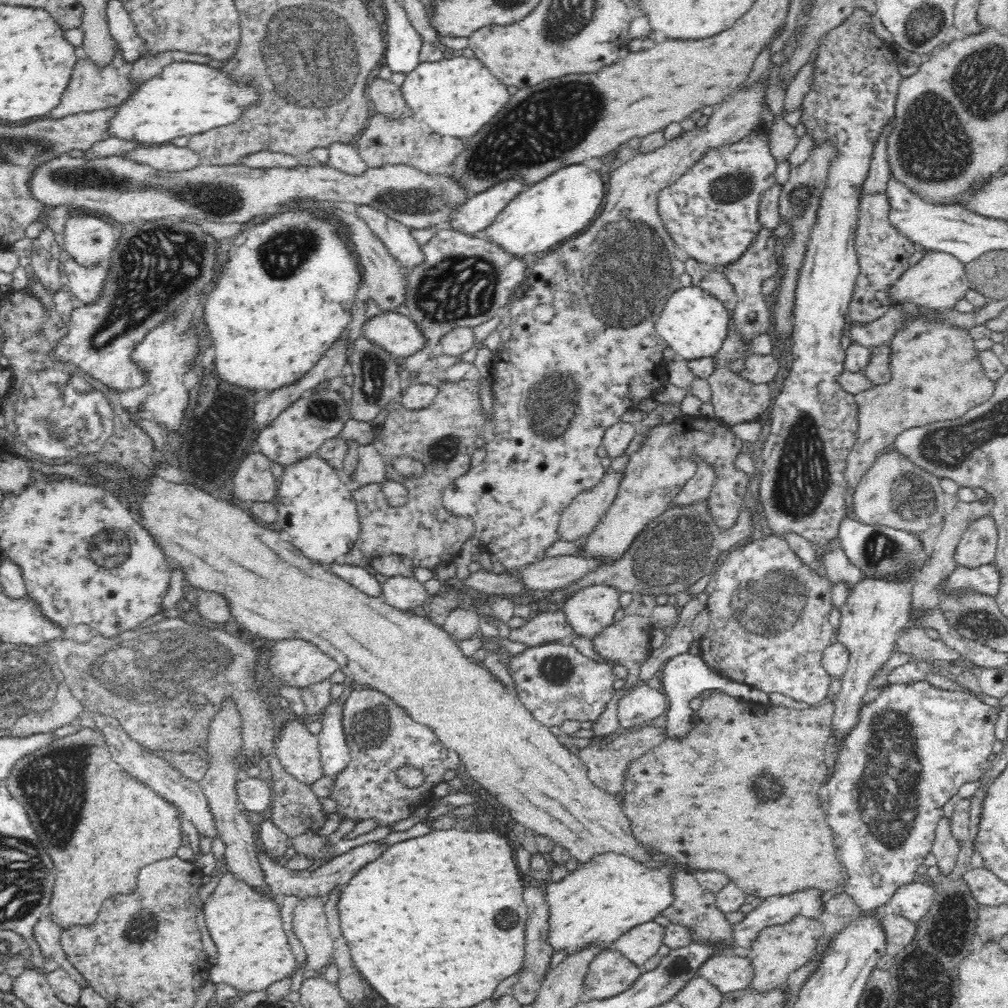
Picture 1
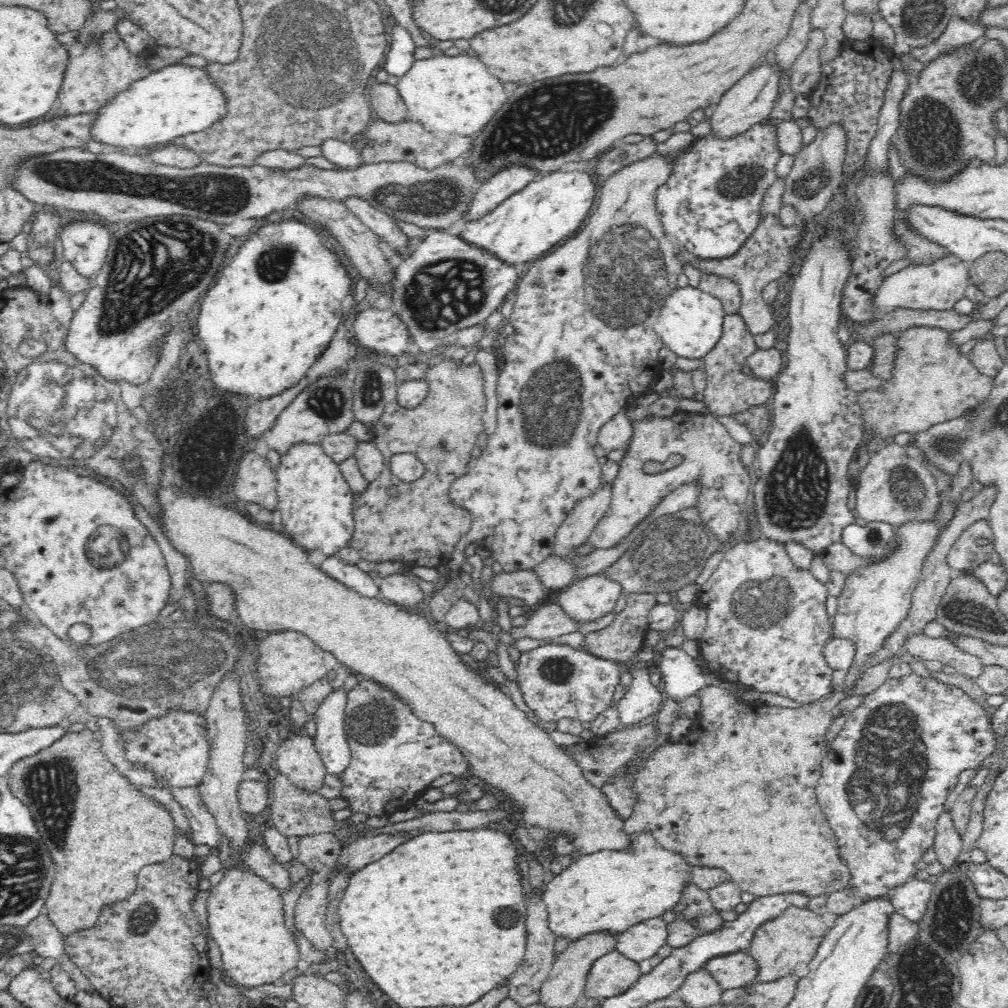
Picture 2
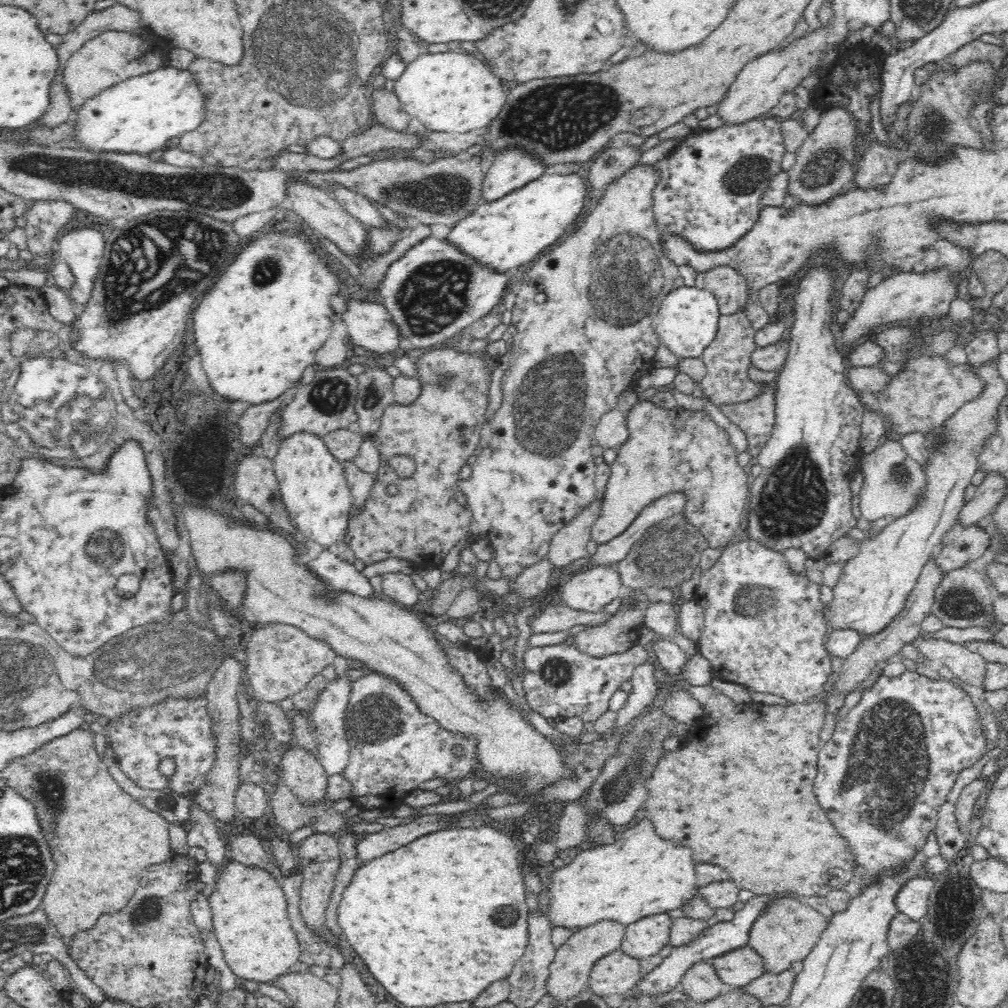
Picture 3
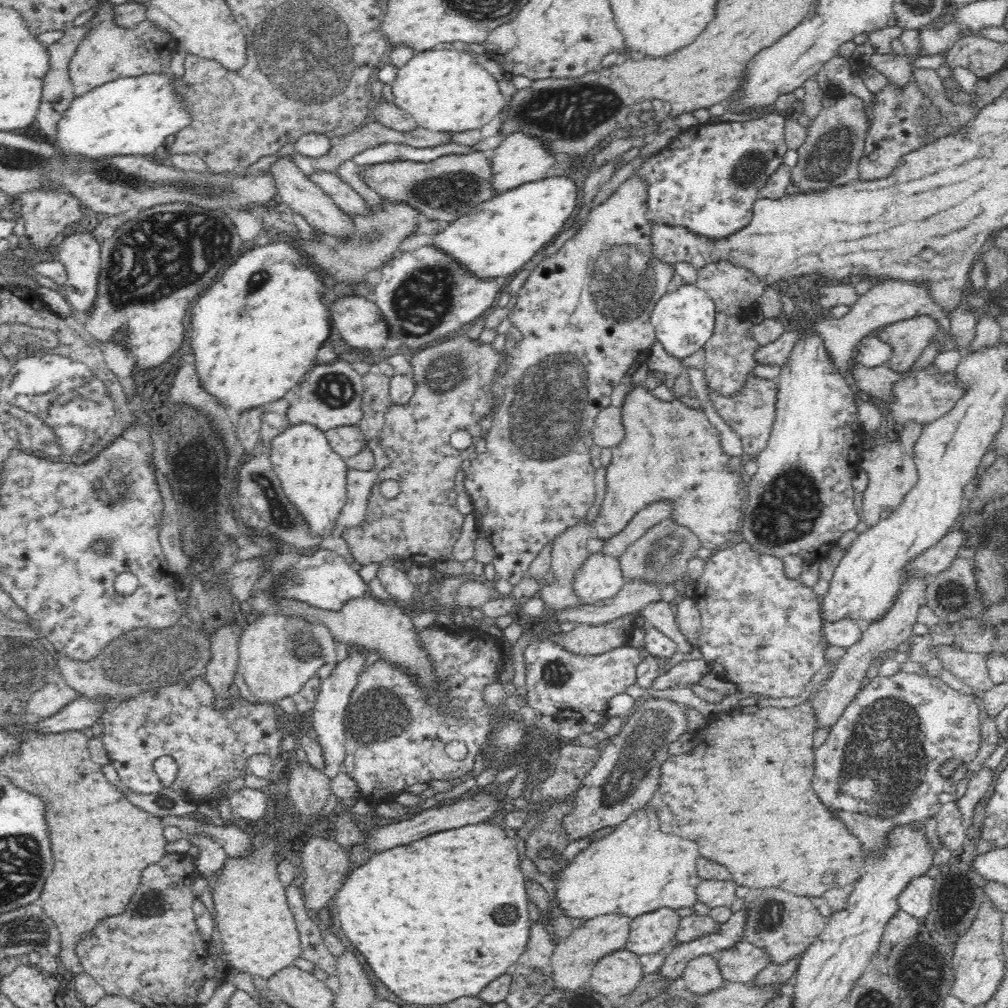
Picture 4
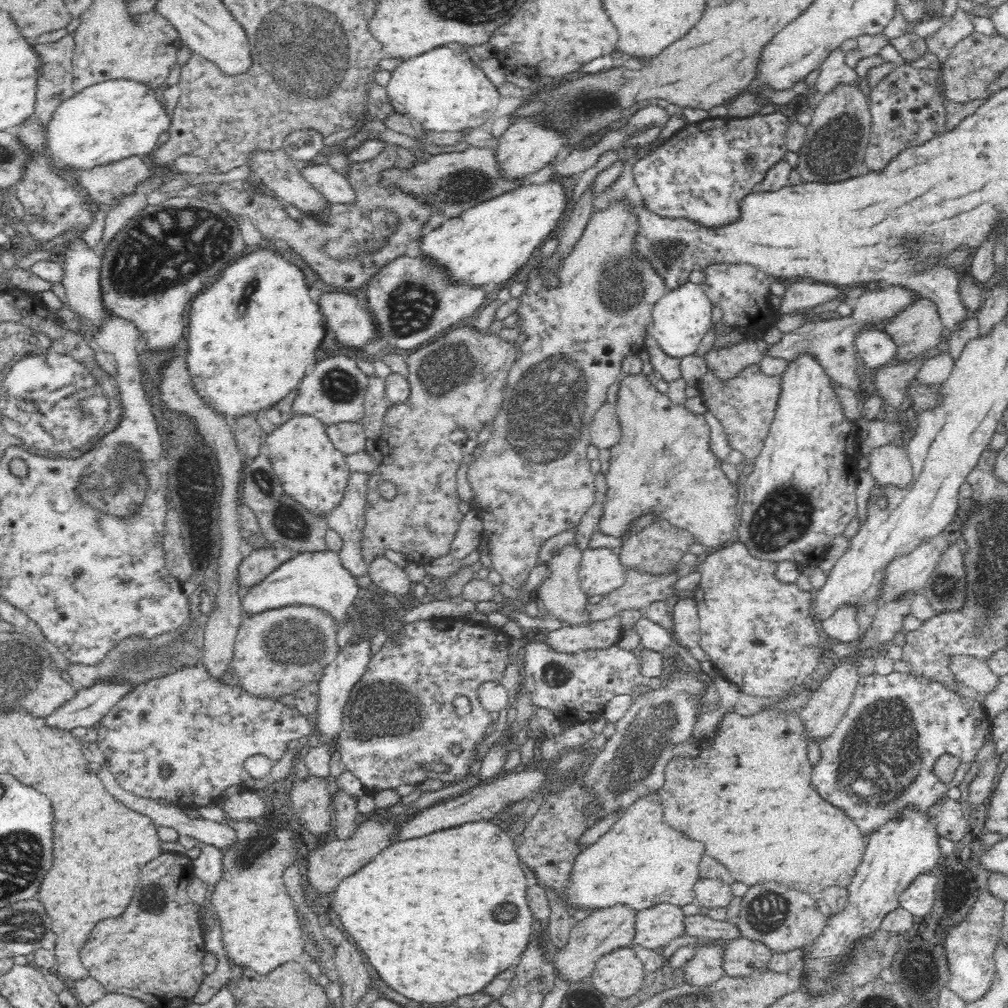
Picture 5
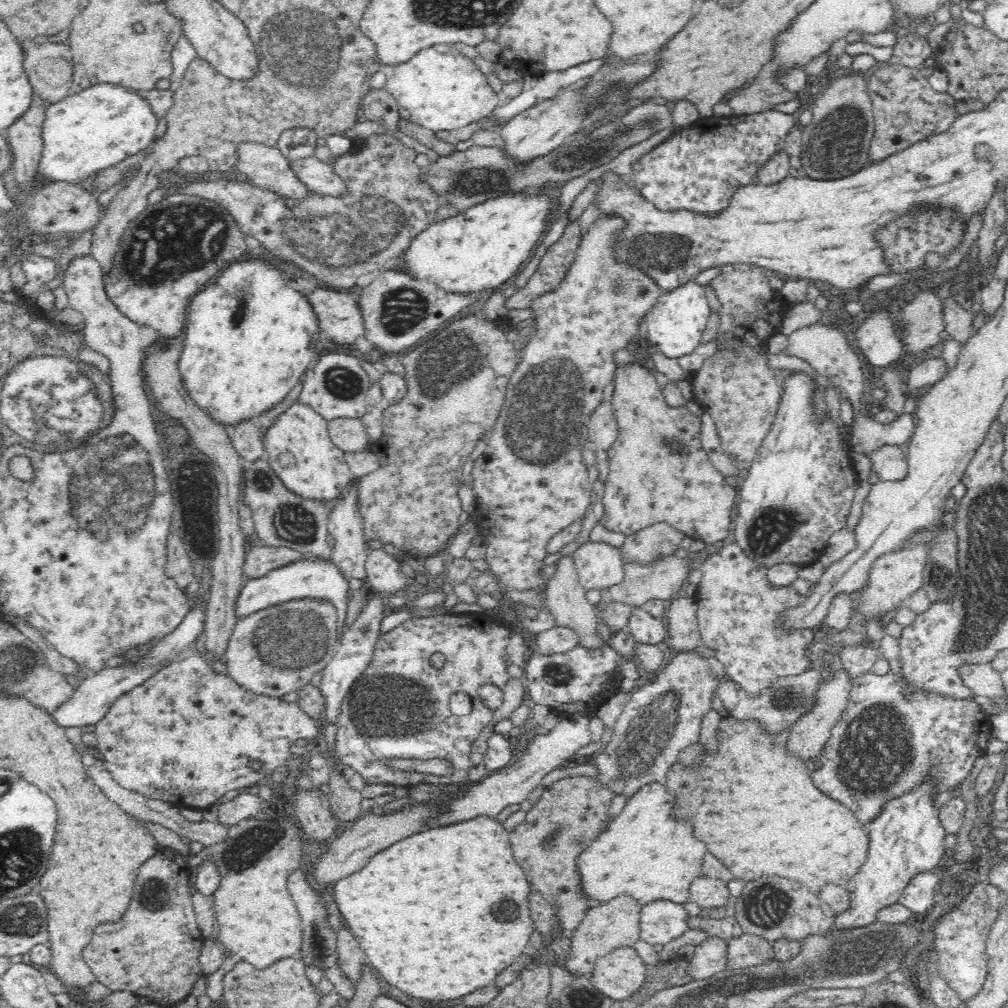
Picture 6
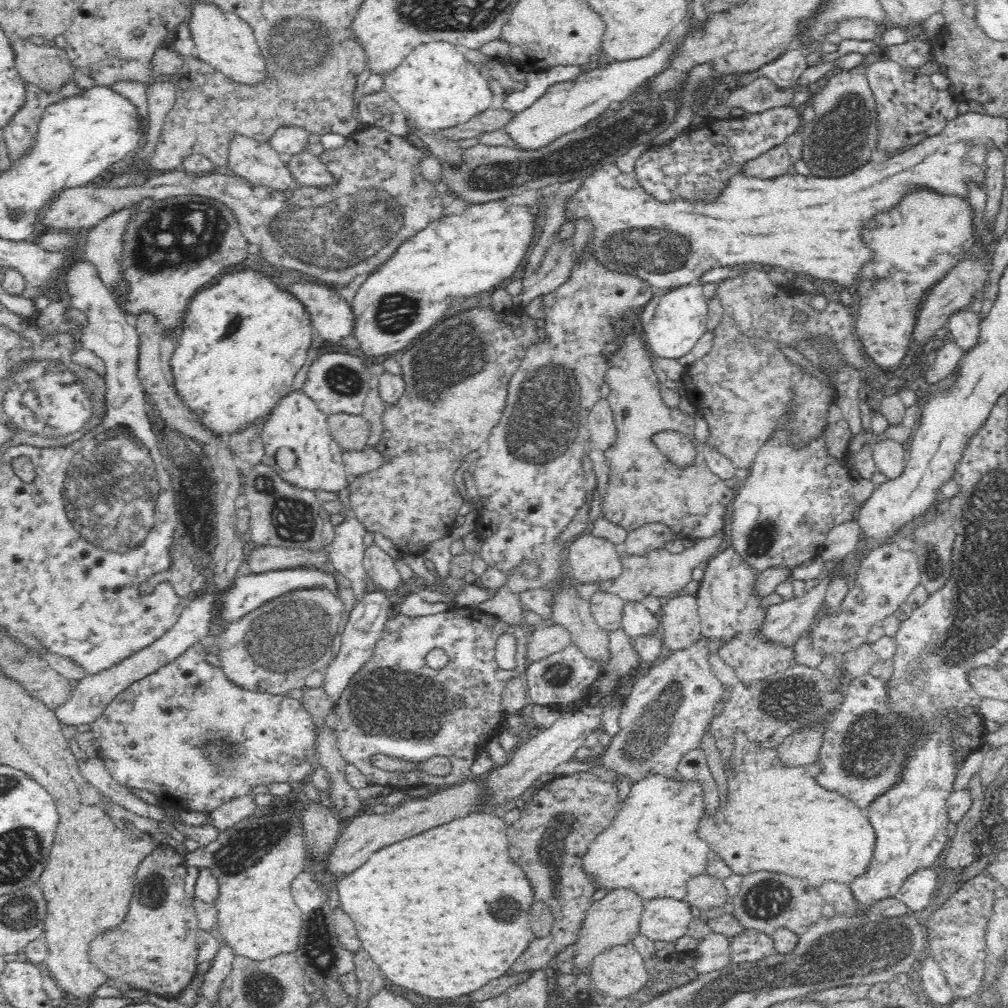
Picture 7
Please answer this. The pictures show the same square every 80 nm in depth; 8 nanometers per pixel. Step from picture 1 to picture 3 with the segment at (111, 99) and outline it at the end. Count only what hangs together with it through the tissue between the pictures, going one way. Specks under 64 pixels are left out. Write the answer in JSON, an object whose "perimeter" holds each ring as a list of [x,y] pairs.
{"perimeter":[[[142,26],[136,31],[102,31],[94,38],[88,40],[82,45],[75,54],[65,63],[65,72],[63,74],[63,83],[70,91],[70,101],[73,111],[76,110],[83,102],[100,92],[103,88],[118,84],[124,80],[129,80],[136,76],[141,76],[156,70],[167,68],[169,56],[167,51],[171,49],[170,42],[158,35],[154,35],[146,27]]]}

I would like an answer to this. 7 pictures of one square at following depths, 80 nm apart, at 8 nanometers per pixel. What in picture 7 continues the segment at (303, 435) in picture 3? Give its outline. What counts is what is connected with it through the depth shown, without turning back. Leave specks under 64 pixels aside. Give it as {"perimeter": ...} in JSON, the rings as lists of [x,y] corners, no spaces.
{"perimeter":[[[290,389],[268,413],[267,421],[259,423],[259,431],[267,463],[274,465],[275,454],[280,448],[288,448],[294,452],[294,469],[283,470],[275,467],[275,471],[290,484],[333,493],[346,488],[349,474],[343,463],[344,450],[330,434],[327,414],[318,408],[316,402],[303,389]]]}

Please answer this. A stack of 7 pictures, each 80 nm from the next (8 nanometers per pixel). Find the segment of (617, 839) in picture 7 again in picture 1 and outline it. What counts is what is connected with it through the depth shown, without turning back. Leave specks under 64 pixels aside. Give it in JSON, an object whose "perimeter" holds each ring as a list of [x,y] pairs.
{"perimeter":[[[646,846],[645,850],[658,866],[648,866],[630,856],[618,856],[616,852],[604,852],[578,864],[568,876],[548,885],[545,893],[549,906],[548,940],[554,950],[568,954],[594,941],[608,949],[613,940],[632,927],[654,920],[672,906],[674,874],[680,872],[682,866],[652,846]]]}

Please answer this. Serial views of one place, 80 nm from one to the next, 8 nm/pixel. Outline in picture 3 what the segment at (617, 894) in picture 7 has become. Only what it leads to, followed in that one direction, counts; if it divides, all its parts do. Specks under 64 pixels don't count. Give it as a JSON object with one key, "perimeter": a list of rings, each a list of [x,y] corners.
{"perimeter":[[[604,919],[574,930],[574,934],[568,936],[568,940],[560,948],[555,948],[555,957],[549,966],[550,976],[546,982],[548,993],[554,996],[558,1003],[564,1003],[586,989],[589,974],[598,960],[621,948],[626,938],[626,928],[627,925],[620,921]]]}

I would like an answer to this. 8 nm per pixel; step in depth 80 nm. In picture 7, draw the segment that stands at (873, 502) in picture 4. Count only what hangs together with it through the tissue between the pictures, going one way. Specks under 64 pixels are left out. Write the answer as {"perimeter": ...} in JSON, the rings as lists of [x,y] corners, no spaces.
{"perimeter":[[[887,437],[872,444],[871,447],[872,458],[876,463],[877,470],[888,479],[898,478],[905,467],[907,442]]]}

